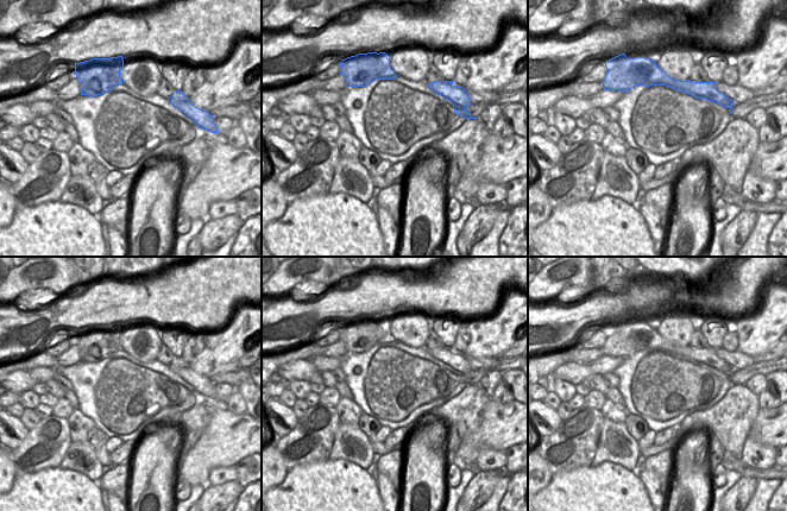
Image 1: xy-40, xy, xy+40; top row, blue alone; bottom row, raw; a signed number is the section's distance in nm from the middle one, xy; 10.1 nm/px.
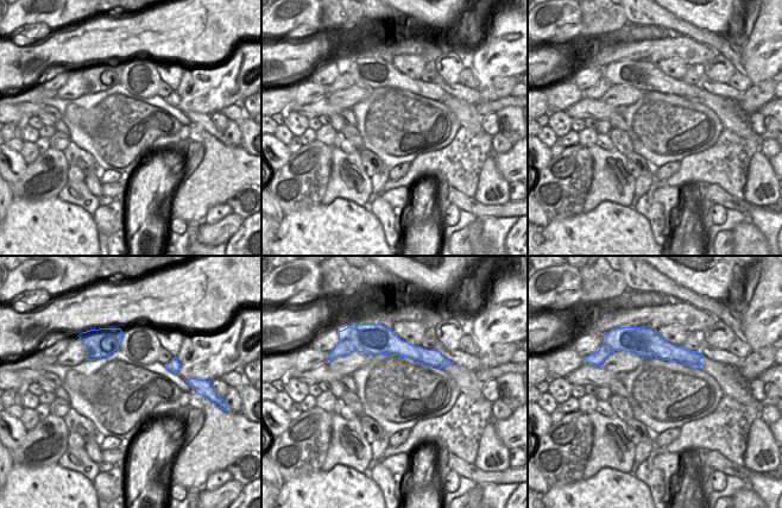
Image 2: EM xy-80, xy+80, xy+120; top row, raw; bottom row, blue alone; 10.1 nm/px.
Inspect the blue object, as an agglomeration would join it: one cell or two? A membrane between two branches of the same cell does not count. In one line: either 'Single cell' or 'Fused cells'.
Fused cells

